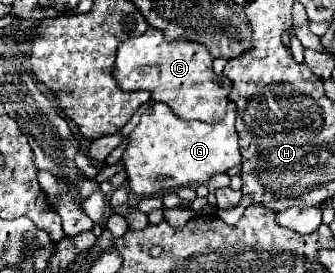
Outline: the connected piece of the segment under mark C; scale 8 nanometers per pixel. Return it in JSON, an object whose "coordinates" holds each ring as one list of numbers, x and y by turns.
{"coordinates":[[149,26,141,36,121,42,117,48,117,62,115,62,115,78,123,90,151,90,155,102,167,104,179,118,183,120,201,120,201,122,219,122,225,116,225,106,229,102,231,80,223,74,213,72,213,56,209,50,191,40,165,40,163,30]]}

